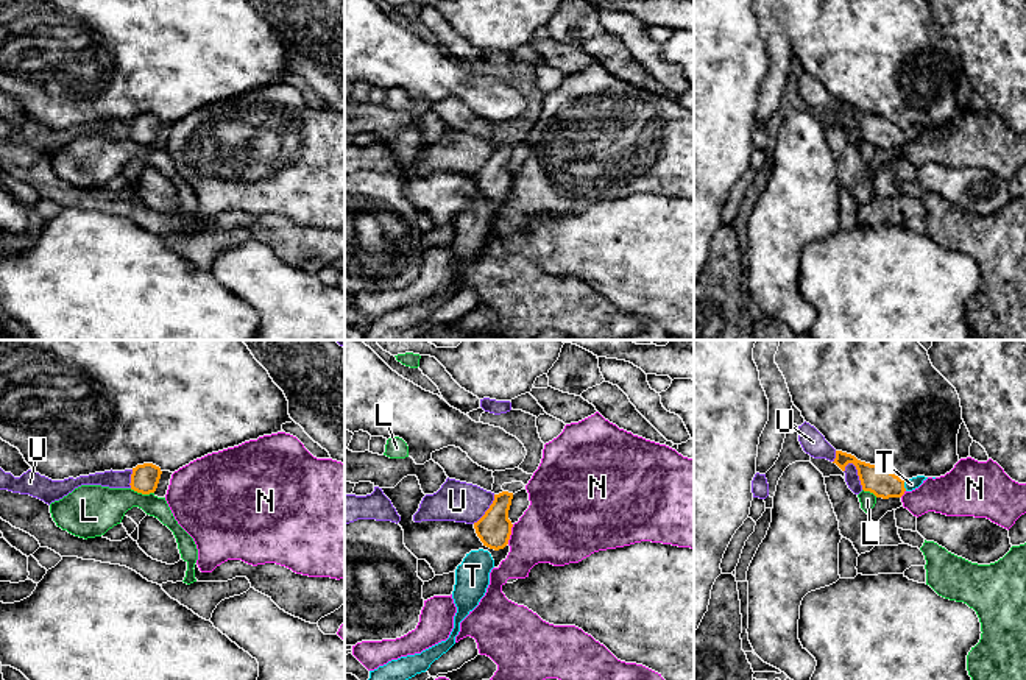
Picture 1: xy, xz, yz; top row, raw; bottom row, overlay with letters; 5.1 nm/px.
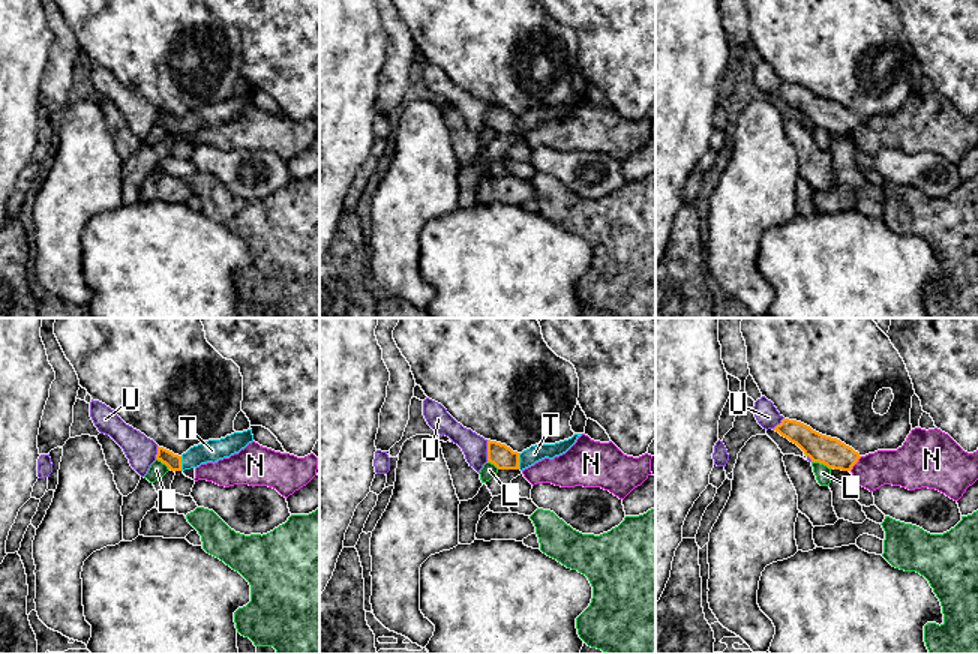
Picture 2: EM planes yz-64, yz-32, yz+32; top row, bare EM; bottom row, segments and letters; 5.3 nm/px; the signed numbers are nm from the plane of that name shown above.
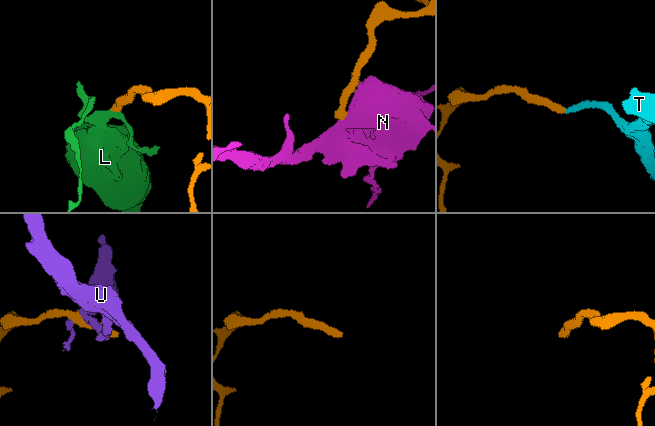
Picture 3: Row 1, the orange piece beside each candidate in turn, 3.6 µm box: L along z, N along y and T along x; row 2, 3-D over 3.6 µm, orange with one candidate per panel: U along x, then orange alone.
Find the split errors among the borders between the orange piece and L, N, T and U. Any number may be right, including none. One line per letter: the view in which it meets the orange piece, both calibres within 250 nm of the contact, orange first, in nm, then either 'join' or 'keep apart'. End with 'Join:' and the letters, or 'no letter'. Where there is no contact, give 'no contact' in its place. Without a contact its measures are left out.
L: meets orange in xy; 140 nm thick on the orange side, 240 nm on the other; keep apart
N: meets orange in xz; 170 nm thick on the orange side, 360 nm on the other; keep apart
T: meets orange in yz; 150 nm thick on the orange side, 60 nm on the other; join
U: meets orange in yz; 150 nm thick on the orange side, 70 nm on the other; keep apart
Join: T

